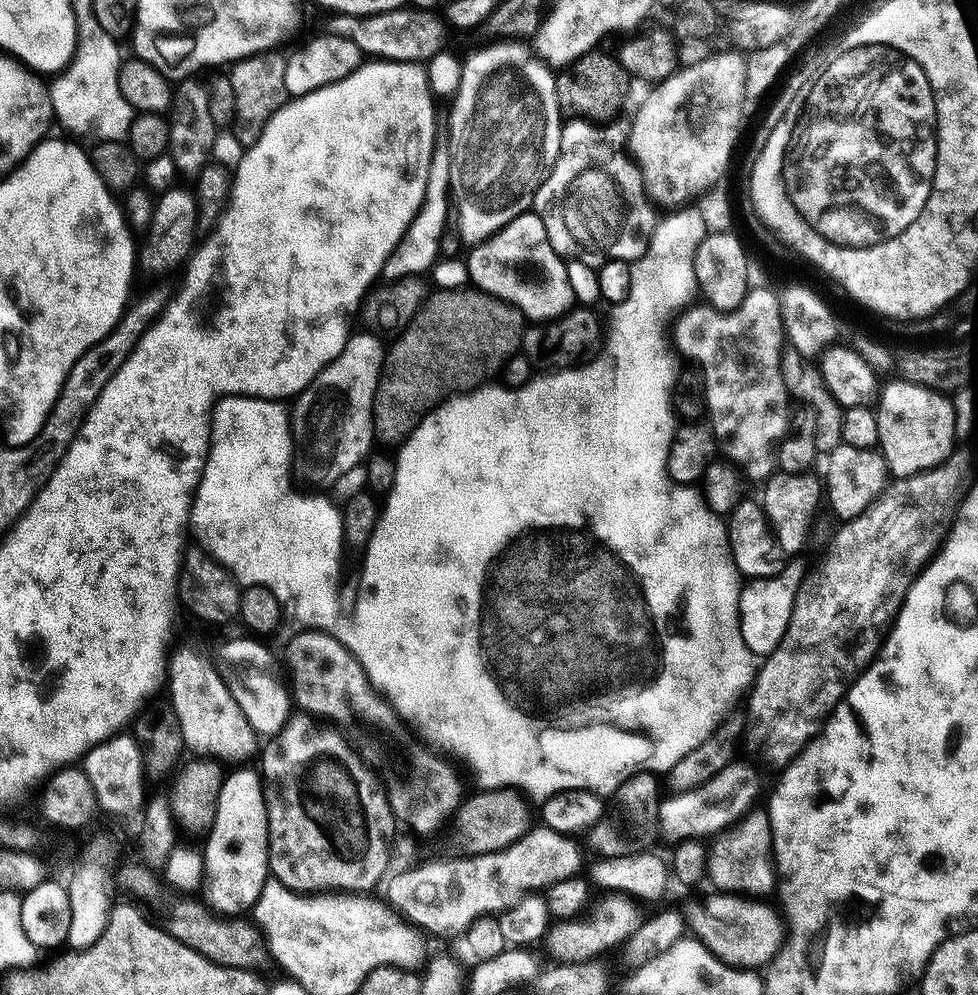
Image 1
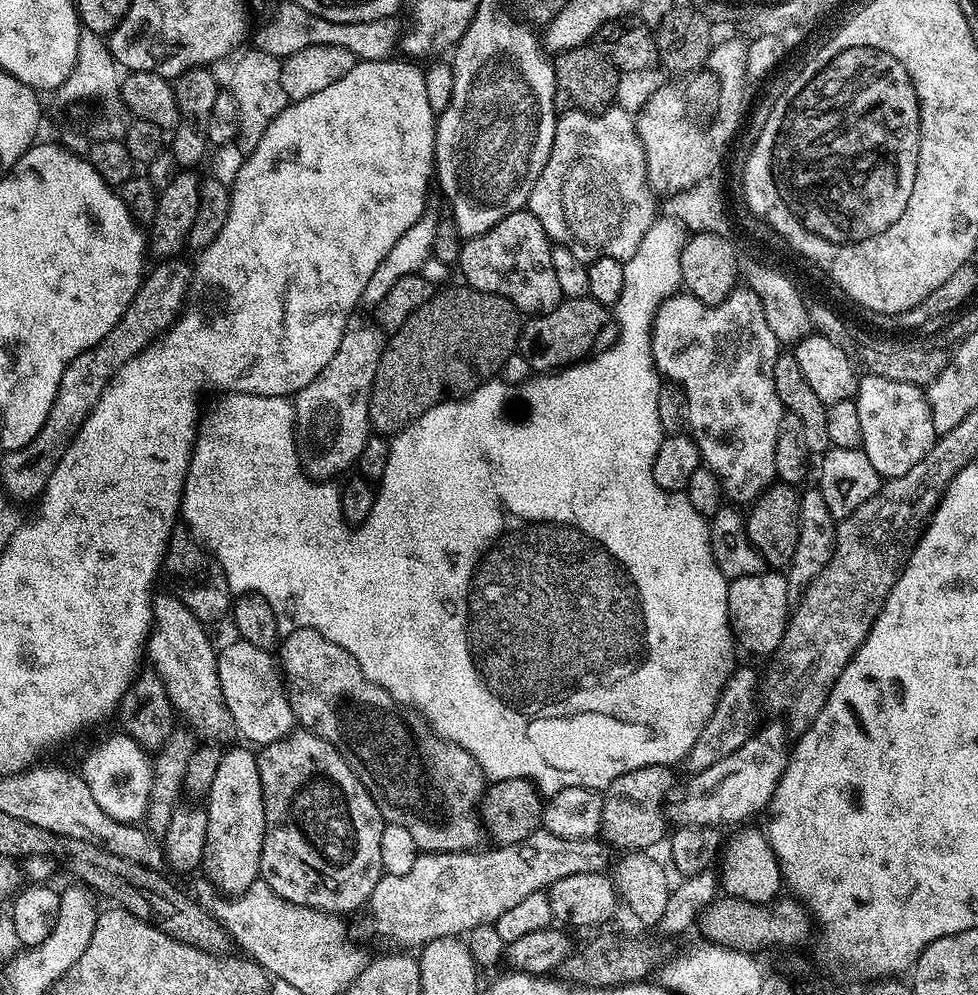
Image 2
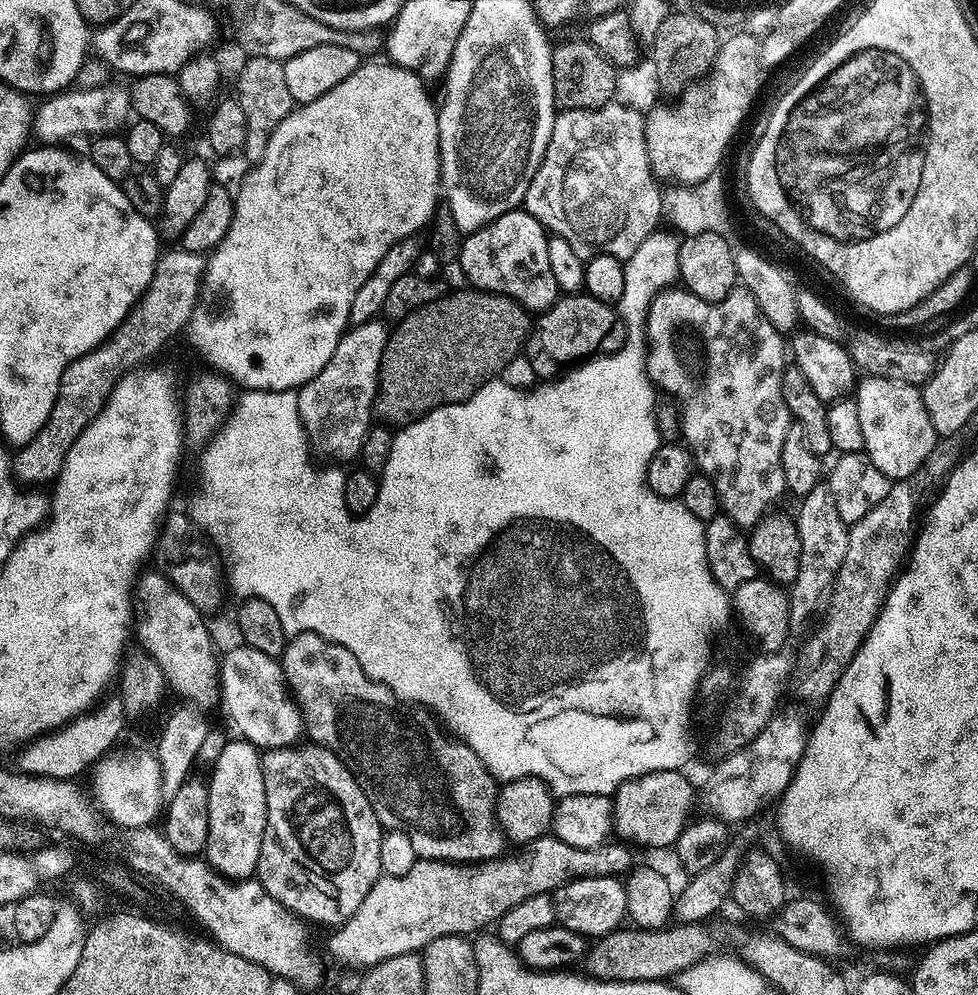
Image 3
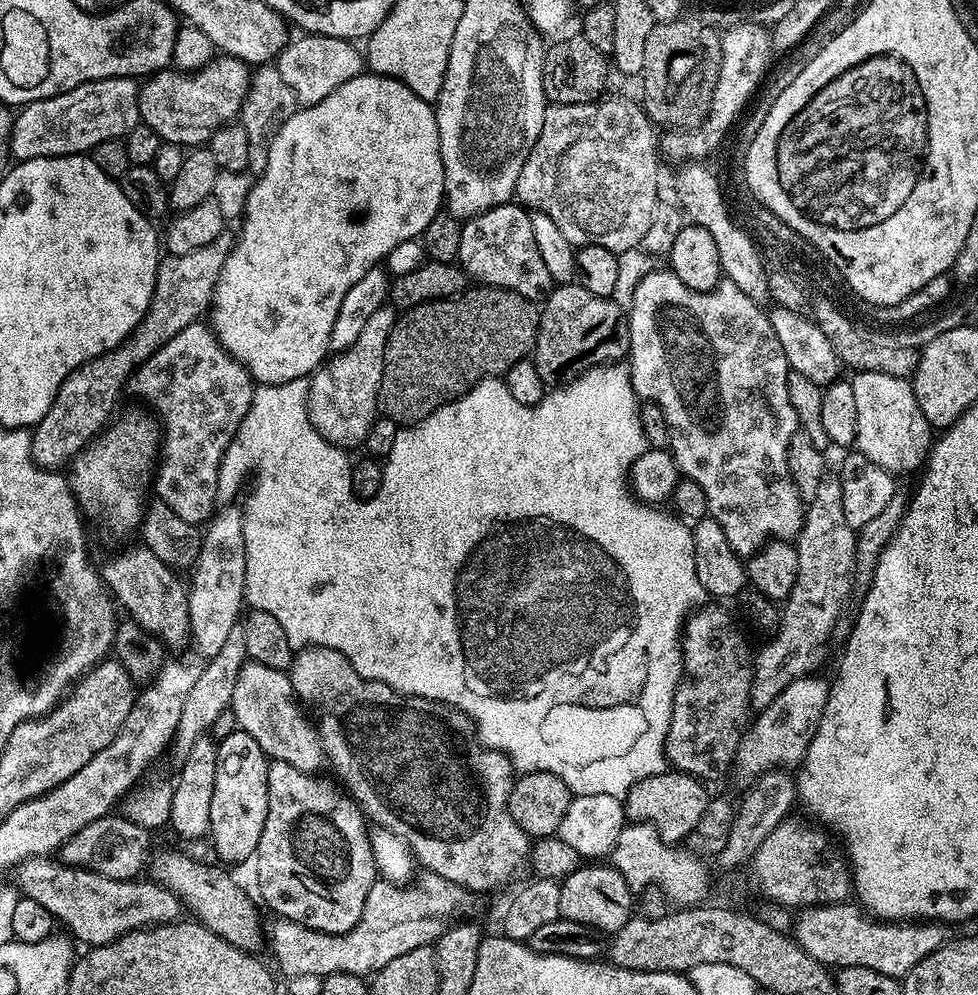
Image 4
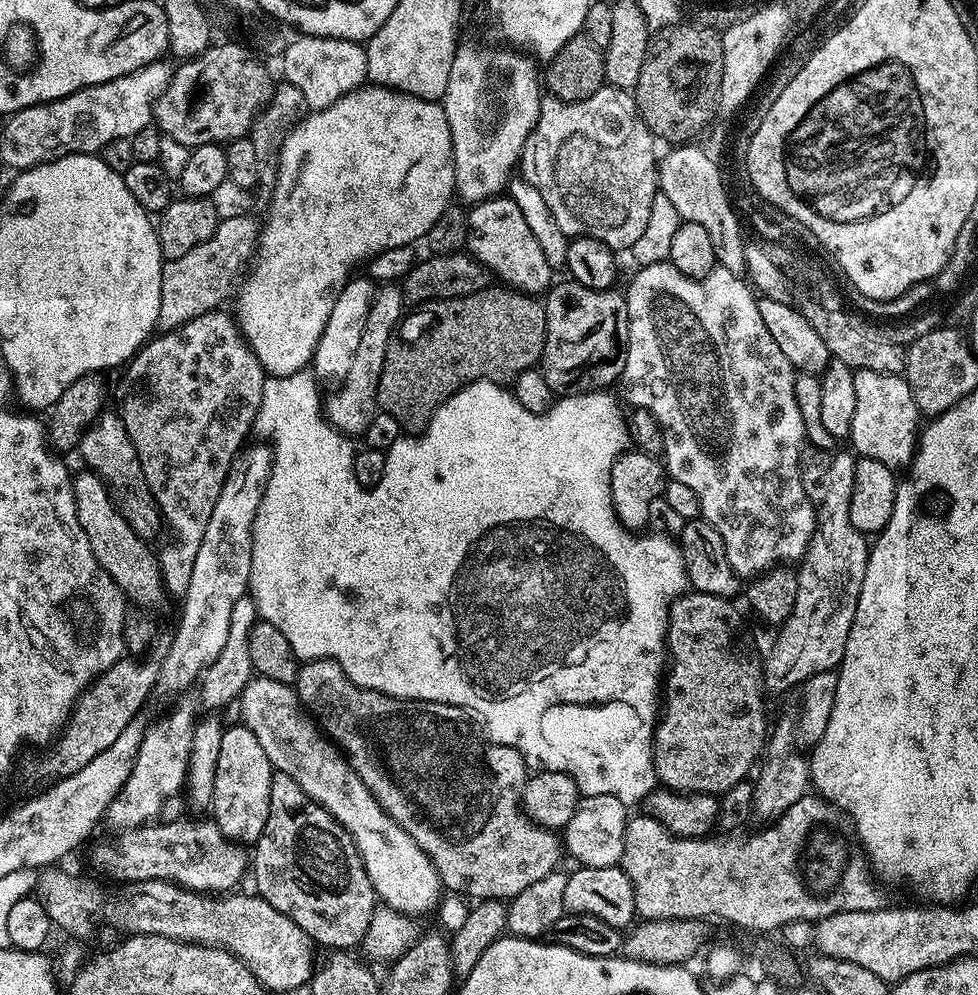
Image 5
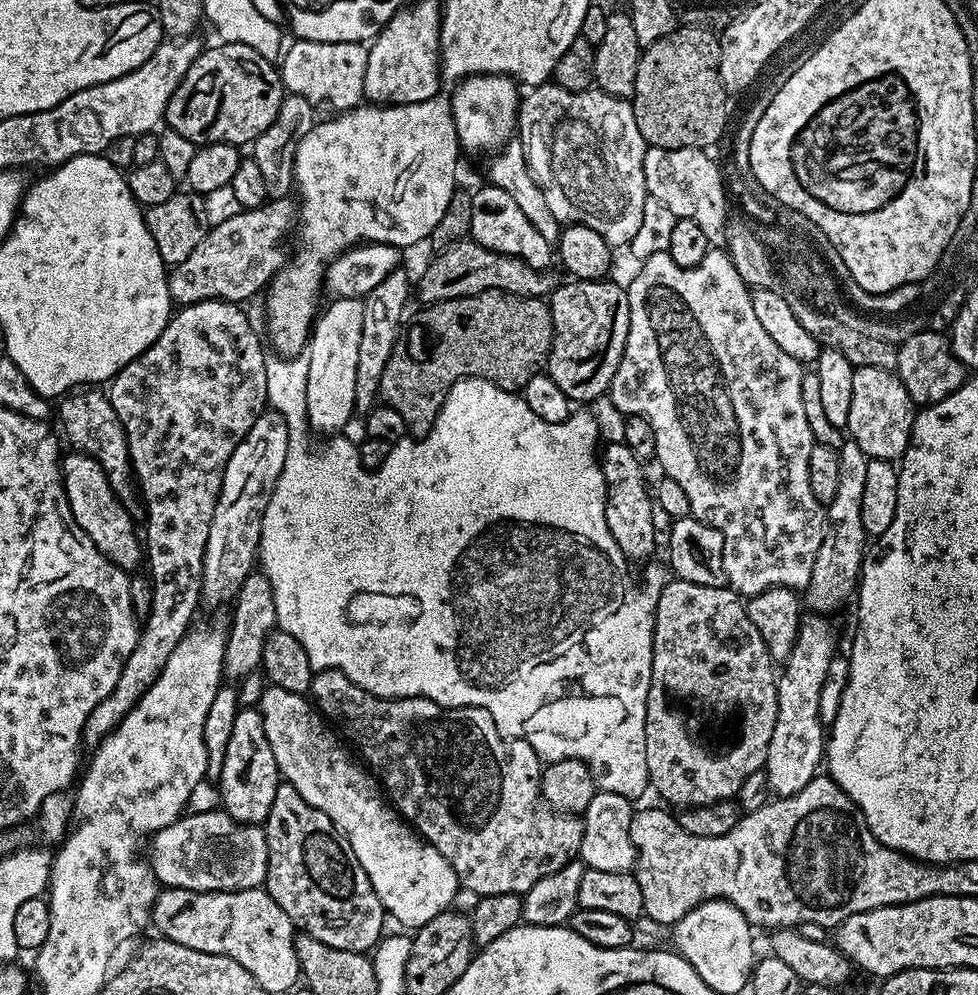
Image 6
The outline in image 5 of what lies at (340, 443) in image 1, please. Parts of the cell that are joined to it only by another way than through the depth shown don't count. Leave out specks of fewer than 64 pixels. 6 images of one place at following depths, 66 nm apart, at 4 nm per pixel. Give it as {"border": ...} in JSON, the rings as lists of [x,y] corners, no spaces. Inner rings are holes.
{"border":[[[388,282],[377,287],[376,297],[372,299],[370,306],[370,315],[366,317],[366,330],[362,330],[362,338],[354,354],[354,363],[350,365],[346,378],[339,381],[337,388],[340,389],[329,398],[328,404],[326,403],[328,423],[349,438],[356,438],[364,433],[370,426],[370,418],[374,418],[377,414],[378,378],[382,378],[382,362],[386,362],[386,346],[405,312],[404,290],[399,283]]]}

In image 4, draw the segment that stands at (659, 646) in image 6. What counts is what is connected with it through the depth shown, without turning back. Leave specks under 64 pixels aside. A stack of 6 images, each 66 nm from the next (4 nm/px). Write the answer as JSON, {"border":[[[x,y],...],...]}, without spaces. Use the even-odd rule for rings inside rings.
{"border":[[[705,603],[703,606],[697,607],[685,619],[682,633],[684,670],[680,677],[680,685],[676,687],[674,694],[670,730],[666,734],[664,743],[664,755],[667,763],[675,771],[697,778],[716,776],[719,772],[733,767],[740,738],[750,724],[748,712],[750,713],[752,708],[753,649],[748,649],[748,640],[740,633],[739,626],[732,621],[731,614],[716,604],[719,603]]]}

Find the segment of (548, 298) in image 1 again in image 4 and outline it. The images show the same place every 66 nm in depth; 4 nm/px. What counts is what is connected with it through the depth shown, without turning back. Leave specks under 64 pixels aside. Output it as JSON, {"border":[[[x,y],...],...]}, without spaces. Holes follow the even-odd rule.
{"border":[[[516,202],[494,206],[482,214],[467,217],[460,229],[462,246],[458,246],[458,263],[473,281],[489,288],[514,290],[533,302],[543,301],[552,291],[554,285],[542,262],[538,242],[534,242],[534,226],[530,226],[527,207]]]}

